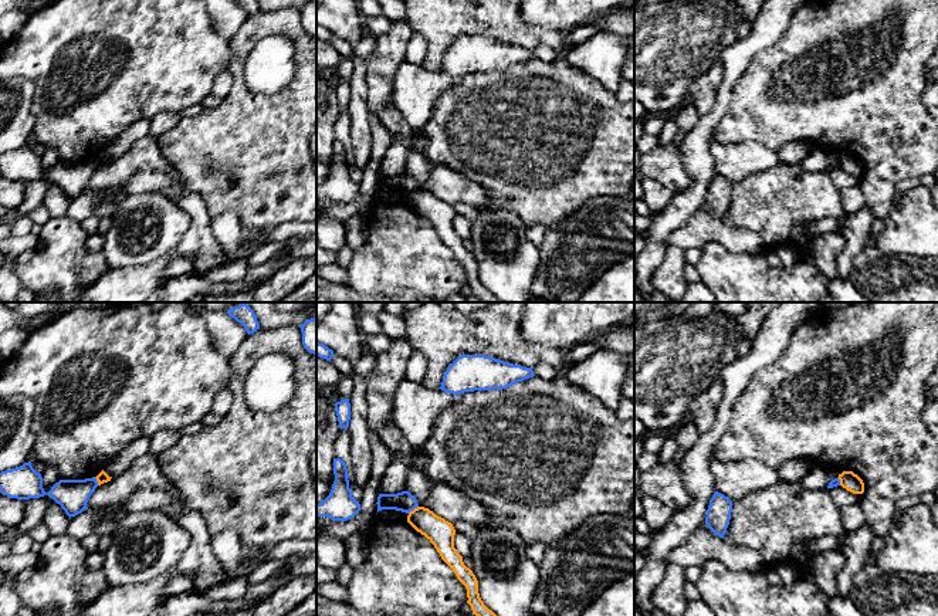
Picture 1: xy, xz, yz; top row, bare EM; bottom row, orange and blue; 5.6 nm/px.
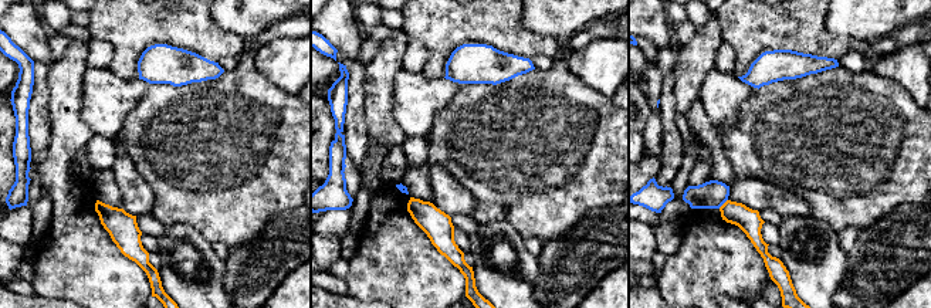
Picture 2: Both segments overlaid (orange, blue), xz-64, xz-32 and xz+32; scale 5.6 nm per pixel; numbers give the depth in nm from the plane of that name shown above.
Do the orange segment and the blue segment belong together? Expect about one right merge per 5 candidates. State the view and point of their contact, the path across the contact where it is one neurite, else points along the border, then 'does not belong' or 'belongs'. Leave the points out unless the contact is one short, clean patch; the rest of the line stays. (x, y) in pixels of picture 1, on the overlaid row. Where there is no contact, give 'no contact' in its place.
meets orange in xz at (413, 510); border along xz (417, 506), (407, 513); does not belong

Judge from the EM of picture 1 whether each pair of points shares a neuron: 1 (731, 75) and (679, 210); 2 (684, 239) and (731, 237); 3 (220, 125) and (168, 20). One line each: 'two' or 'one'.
1: one
2: one
3: two

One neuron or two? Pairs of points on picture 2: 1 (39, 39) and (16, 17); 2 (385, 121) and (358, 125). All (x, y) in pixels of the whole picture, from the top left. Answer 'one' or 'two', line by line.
1: one
2: two

